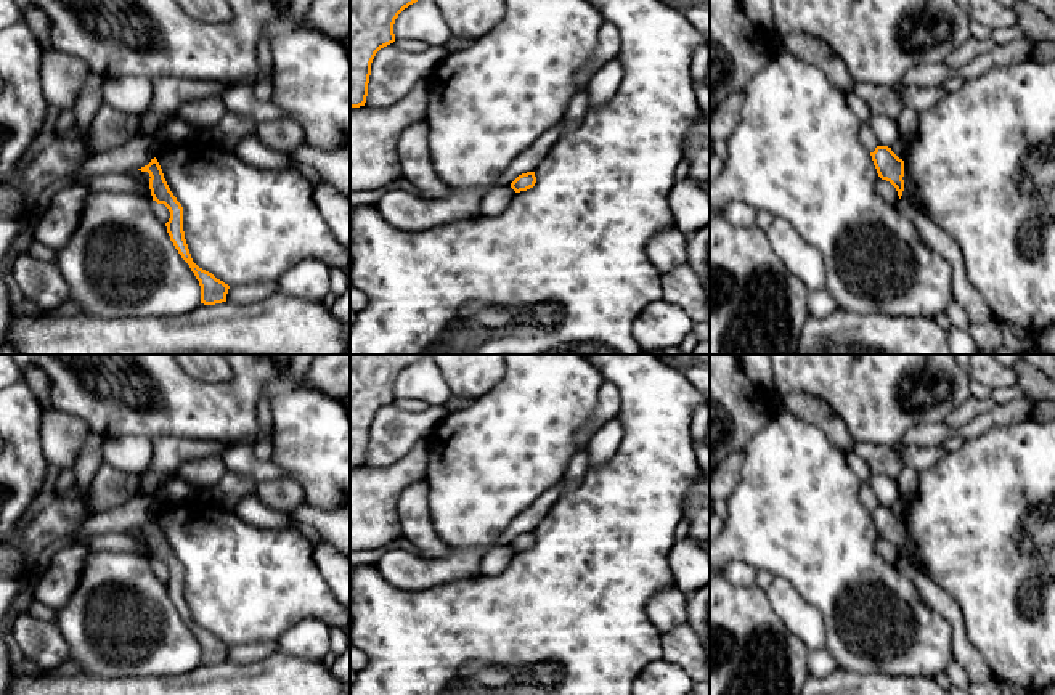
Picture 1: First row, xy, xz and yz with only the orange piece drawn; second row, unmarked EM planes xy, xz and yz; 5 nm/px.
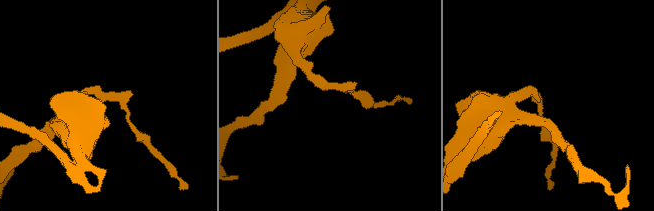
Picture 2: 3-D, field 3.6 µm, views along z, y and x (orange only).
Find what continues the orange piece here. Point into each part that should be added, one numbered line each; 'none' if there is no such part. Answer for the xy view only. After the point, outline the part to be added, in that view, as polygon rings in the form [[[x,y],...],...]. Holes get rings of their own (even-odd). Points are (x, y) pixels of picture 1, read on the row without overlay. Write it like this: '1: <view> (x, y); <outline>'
1: xy (142, 538); [[[136,528],[132,530],[128,534],[138,543],[138,547],[133,551],[133,554],[140,555],[145,560],[153,560],[149,549],[149,533]]]

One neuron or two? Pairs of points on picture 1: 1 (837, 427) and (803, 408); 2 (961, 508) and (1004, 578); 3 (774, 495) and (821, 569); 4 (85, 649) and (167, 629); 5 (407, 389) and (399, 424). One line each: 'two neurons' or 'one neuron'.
1: one neuron
2: one neuron
3: one neuron
4: one neuron
5: two neurons

